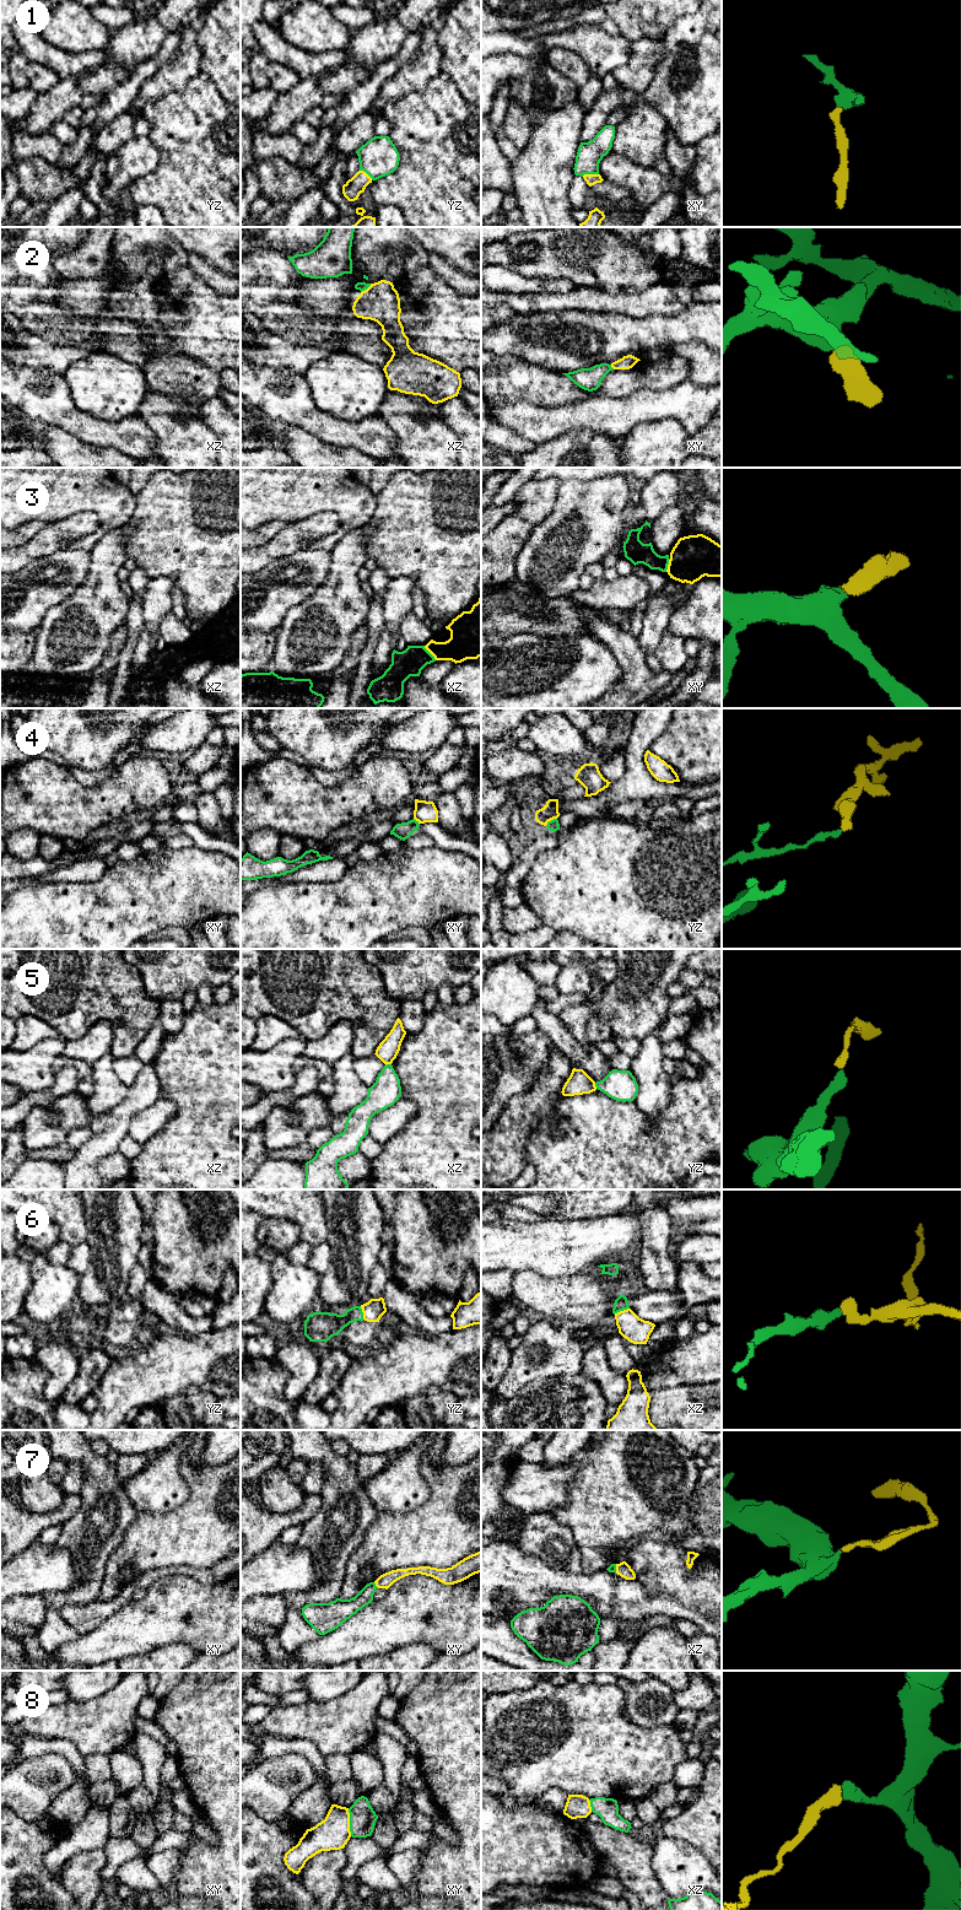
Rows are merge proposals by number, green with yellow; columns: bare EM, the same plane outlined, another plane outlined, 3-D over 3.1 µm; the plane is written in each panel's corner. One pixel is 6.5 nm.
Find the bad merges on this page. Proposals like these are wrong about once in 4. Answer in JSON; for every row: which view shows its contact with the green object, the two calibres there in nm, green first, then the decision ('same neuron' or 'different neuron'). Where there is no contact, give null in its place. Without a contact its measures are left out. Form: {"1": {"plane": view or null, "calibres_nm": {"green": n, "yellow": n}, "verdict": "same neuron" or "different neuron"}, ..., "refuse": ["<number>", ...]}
{"1": {"plane": "xy", "calibres_nm": {"green": 160, "yellow": 70}, "verdict": "same neuron"}, "2": {"plane": "xz", "calibres_nm": {"green": 60, "yellow": 240}, "verdict": "same neuron"}, "3": {"plane": "xz", "calibres_nm": {"green": 180, "yellow": 220}, "verdict": "same neuron"}, "4": {"plane": "yz", "calibres_nm": {"green": 70, "yellow": 110}, "verdict": "different neuron"}, "5": {"plane": "xz", "calibres_nm": {"green": 190, "yellow": 140}, "verdict": "different neuron"}, "6": {"plane": "xz", "calibres_nm": {"green": 90, "yellow": 170}, "verdict": "same neuron"}, "7": {"plane": "xy", "calibres_nm": {"green": 130, "yellow": 100}, "verdict": "same neuron"}, "8": {"plane": "xy", "calibres_nm": {"green": 180, "yellow": 220}, "verdict": "different neuron"}, "refuse": ["4", "5", "8"]}

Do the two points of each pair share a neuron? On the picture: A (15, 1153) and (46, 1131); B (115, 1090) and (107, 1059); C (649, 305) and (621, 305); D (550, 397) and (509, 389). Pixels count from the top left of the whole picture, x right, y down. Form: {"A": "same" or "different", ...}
{"A": "different", "B": "same", "C": "same", "D": "same"}

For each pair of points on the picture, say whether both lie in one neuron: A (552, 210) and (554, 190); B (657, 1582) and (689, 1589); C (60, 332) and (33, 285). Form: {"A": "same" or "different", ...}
{"A": "same", "B": "same", "C": "same"}

